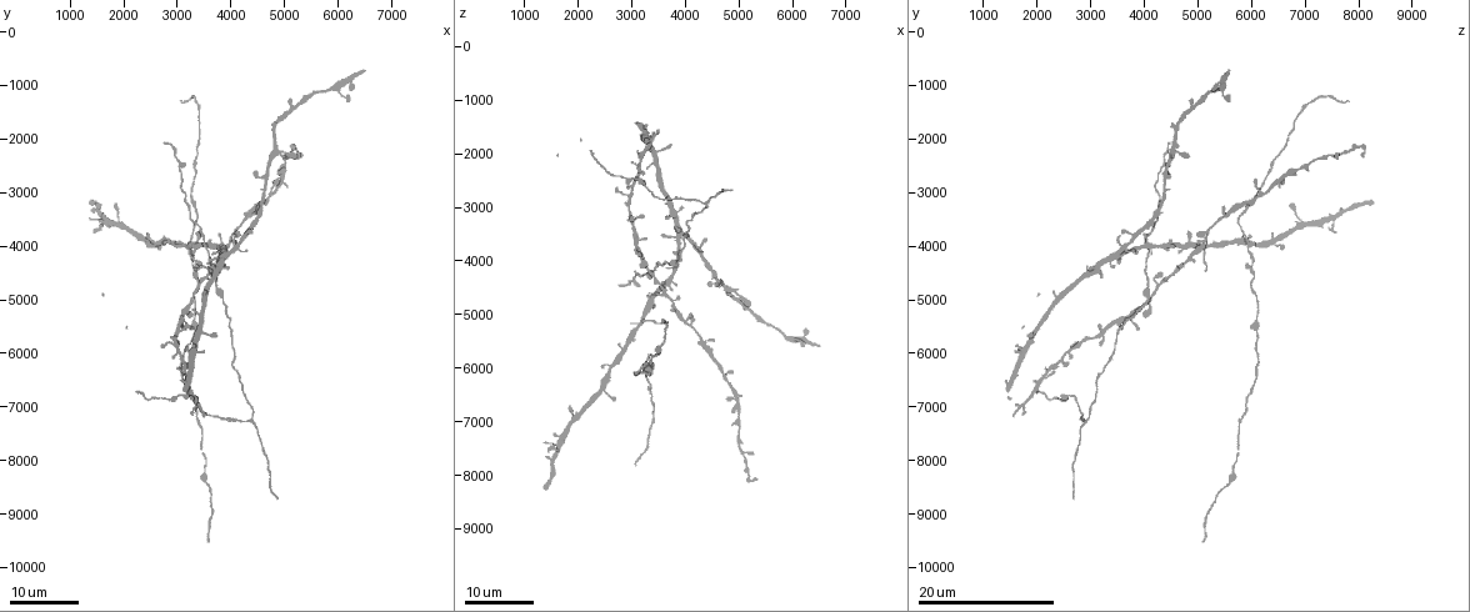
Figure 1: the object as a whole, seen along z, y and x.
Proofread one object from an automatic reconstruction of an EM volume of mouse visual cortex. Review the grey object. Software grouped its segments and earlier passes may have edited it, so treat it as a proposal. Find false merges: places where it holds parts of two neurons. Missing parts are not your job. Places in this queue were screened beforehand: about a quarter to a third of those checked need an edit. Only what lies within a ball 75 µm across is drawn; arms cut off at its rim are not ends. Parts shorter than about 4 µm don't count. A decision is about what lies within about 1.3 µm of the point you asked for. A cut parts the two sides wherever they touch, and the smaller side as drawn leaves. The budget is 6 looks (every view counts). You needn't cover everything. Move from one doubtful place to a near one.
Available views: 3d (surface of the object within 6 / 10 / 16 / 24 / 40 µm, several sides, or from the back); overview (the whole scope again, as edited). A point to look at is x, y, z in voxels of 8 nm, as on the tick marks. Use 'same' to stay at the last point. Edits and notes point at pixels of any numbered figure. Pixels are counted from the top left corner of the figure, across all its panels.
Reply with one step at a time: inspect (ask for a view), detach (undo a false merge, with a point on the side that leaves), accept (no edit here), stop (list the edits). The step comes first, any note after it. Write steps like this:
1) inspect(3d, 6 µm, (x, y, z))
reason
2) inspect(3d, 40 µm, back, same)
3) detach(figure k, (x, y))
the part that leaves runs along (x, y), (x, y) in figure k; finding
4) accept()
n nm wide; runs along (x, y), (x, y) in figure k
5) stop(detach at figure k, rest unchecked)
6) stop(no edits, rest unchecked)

inspect(3d, 24 µm, (3950, 4100, 3500))

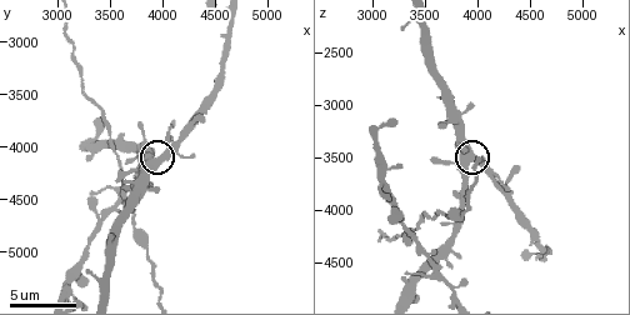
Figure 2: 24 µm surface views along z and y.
inspect(3d, 10 µm, (3980, 4120, 3540))

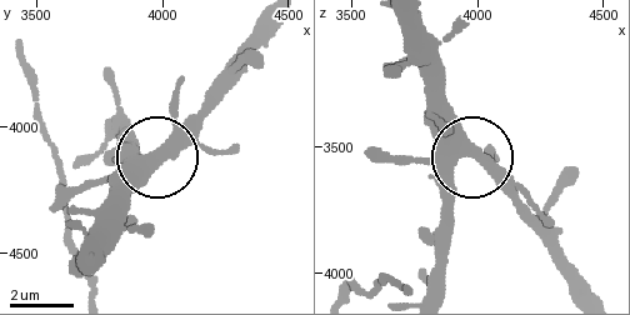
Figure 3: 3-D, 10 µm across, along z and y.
accept()
side arm 44 µm; one neuron here

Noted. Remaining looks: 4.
inspect(3d, 16 µm, (3000, 5850, 2850))
three arms meet

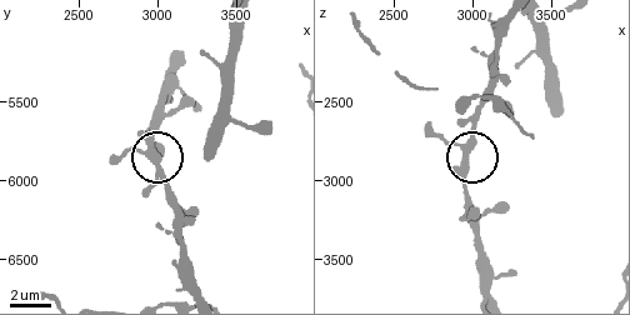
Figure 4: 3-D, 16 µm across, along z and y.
inspect(3d, 10 µm, (2960, 5820, 2820))

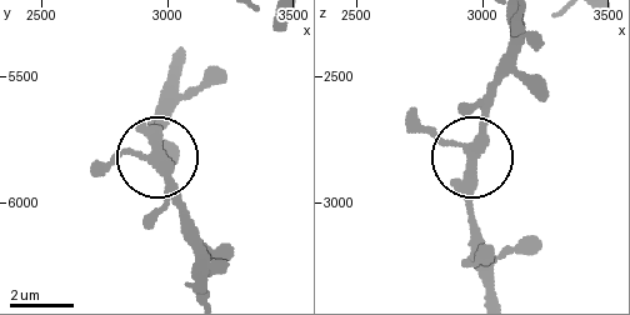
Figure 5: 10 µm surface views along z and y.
accept()
3 arms; runs along (206, 278), (171, 170), (134, 149), (96, 165) in figure 5; all the same neuron

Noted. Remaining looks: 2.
inspect(3d, 24 µm, (4400, 7250, 2950))

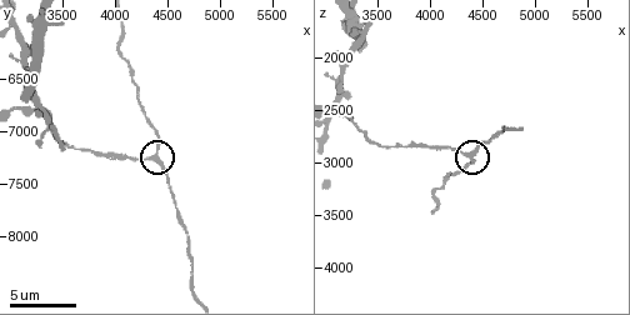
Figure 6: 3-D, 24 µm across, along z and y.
inspect(3d, 6 µm, (4360, 7240, 2940))

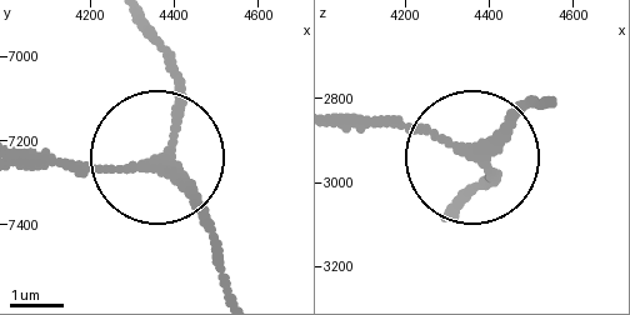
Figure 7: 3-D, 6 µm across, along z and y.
accept()
side arm 14 µm; runs along (446, 206), (491, 175), (478, 158), (528, 99) in figure 7; one neuron here

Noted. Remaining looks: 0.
stop(no edits, rest unchecked)

